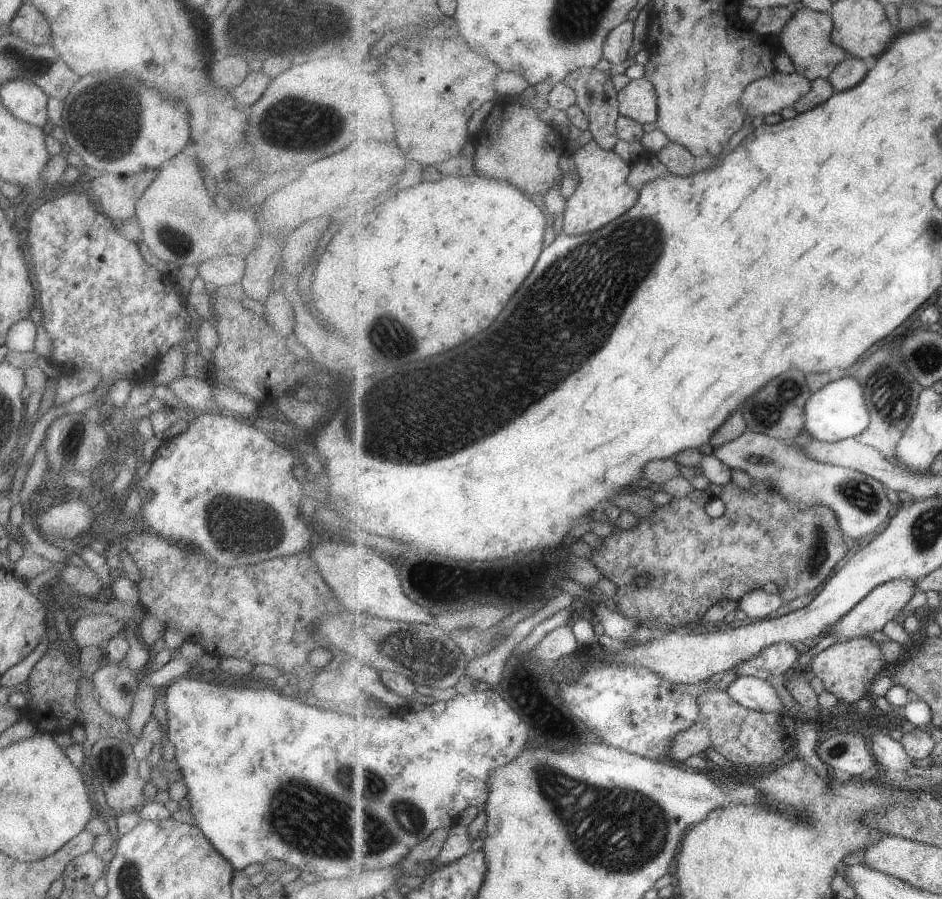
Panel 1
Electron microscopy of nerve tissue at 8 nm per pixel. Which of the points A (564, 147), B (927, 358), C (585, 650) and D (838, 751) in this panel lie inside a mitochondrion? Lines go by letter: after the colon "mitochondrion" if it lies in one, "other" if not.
A: other
B: mitochondrion
C: other
D: mitochondrion

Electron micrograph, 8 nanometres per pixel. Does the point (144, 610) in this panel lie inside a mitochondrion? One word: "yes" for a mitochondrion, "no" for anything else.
no

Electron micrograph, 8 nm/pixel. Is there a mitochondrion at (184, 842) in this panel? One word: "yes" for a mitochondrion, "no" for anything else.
no

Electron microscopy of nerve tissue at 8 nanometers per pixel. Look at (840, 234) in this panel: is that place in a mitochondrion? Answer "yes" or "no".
no

